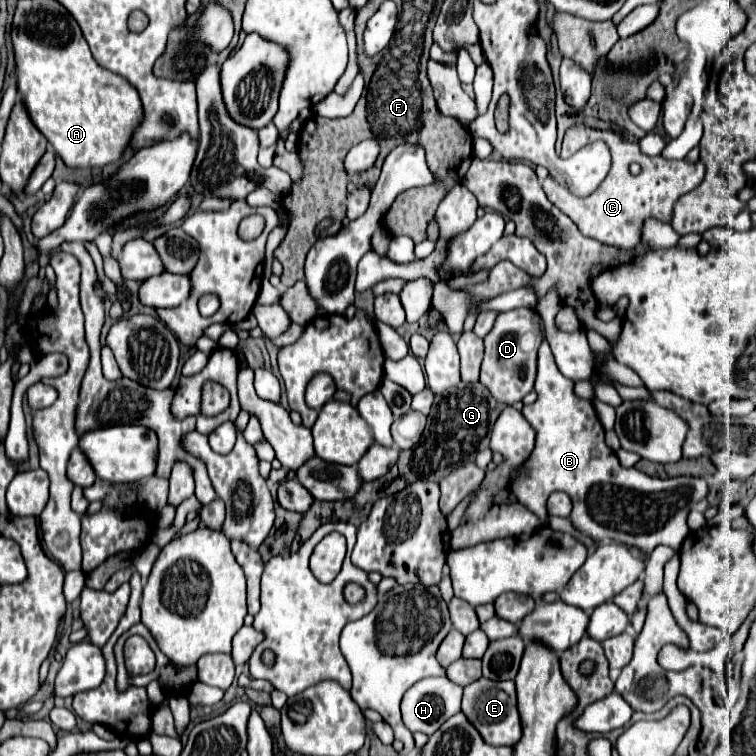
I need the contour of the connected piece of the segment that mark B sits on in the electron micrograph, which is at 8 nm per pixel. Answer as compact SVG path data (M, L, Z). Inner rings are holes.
M548 342L538 352L534 390L538 398L534 404L524 406L522 414L538 438L532 458L514 474L512 492L518 502L540 518L541 526L548 526L546 500L552 492L562 490L574 504L574 528L594 542L620 542L644 554L660 544L678 550L688 536L686 516L690 508L708 494L706 480L690 476L652 478L636 468L624 468L604 444L604 428L592 402L574 396L574 382L558 370Z

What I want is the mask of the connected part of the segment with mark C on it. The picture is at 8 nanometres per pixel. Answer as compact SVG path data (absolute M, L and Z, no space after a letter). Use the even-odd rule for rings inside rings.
M576 124L564 134L560 156L570 158L582 146L596 142L596 140L606 142L606 146L610 148L610 154L612 154L612 168L610 168L608 176L604 178L604 182L600 184L600 188L594 194L590 194L588 198L578 198L578 196L572 196L570 192L566 192L566 188L558 188L558 184L554 184L554 180L546 178L544 192L546 192L548 200L556 208L560 208L578 226L578 230L584 236L594 238L606 246L634 248L640 242L642 222L648 216L658 218L662 222L670 222L670 212L672 212L674 200L678 200L678 196L694 190L698 186L698 182L702 182L704 166L702 166L702 162L688 164L686 160L664 160L662 156L648 158L640 152L638 144L626 142L620 134L614 134L608 130L592 130L592 128L586 128L584 124ZM632 162L638 162L642 166L642 172L638 176L632 176L628 170L628 166Z

